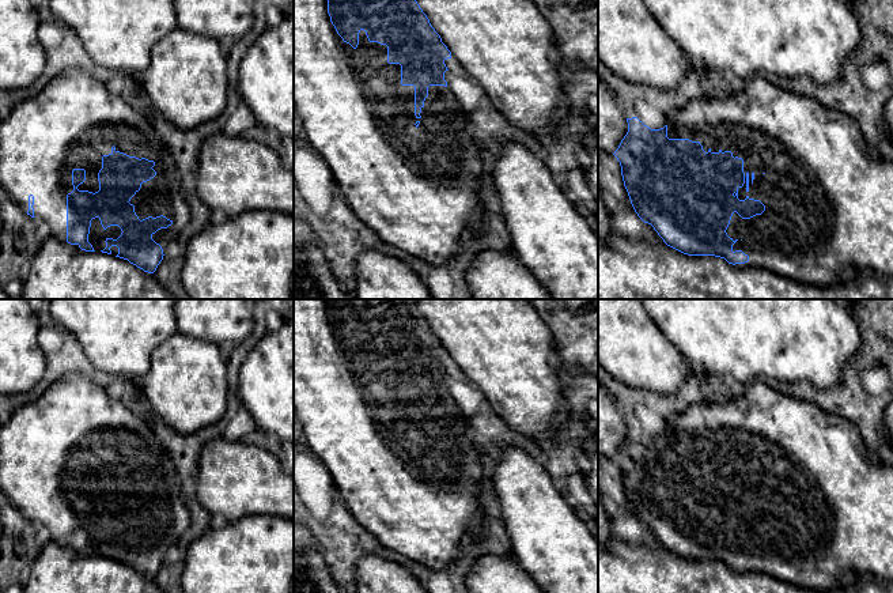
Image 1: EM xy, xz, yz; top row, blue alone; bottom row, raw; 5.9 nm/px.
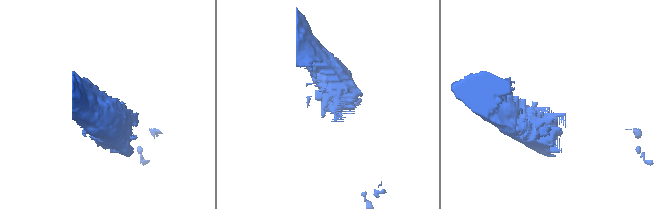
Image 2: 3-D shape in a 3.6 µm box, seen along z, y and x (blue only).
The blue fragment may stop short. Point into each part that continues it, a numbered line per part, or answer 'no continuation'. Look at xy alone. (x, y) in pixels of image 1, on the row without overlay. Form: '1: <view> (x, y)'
1: xy (75, 425)

